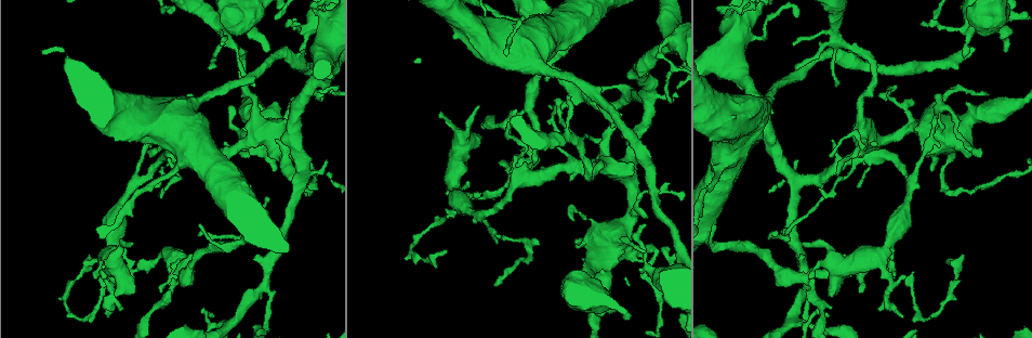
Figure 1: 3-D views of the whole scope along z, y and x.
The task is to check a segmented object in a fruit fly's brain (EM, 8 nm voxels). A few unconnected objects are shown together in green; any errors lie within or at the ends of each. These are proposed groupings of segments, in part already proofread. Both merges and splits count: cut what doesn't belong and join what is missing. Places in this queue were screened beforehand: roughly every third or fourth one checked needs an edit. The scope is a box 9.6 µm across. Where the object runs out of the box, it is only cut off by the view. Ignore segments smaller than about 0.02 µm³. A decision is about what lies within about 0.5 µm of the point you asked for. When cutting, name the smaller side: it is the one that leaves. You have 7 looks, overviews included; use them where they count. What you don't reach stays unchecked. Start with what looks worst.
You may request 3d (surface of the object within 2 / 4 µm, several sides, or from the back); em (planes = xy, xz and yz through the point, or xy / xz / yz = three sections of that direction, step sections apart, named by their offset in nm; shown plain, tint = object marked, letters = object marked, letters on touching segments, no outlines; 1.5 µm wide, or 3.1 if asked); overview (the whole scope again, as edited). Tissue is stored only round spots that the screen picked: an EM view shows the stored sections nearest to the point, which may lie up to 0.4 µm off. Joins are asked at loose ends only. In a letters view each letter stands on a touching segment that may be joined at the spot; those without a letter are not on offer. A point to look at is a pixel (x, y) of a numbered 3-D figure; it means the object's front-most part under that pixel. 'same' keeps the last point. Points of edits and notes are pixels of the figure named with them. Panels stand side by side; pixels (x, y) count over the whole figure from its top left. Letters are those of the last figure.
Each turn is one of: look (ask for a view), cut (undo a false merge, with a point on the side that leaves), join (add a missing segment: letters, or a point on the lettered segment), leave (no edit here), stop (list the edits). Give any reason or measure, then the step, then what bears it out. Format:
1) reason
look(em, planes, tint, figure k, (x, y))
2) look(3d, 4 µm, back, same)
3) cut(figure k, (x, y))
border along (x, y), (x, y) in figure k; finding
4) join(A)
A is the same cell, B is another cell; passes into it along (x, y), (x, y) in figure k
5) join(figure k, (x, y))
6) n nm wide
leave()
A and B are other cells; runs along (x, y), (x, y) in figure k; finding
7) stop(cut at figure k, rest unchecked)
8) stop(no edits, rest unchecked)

an open end
look(em, planes, letters, figure 1, (1006, 51))

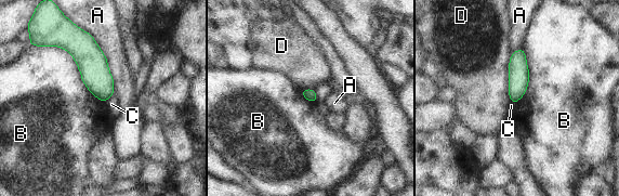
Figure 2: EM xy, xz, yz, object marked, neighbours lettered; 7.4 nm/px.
leave()
A, B, C and D are other cells; border along (49, 46), (70, 54), (104, 102) in figure 2; no lettered segment goes on from it

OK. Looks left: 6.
free end
look(em, planes, plain, figure 1, (831, 297))

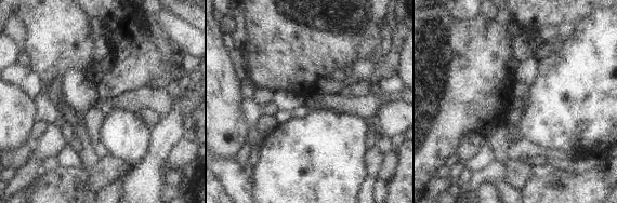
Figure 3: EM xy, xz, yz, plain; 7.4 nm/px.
look(em, planes, letters, same)

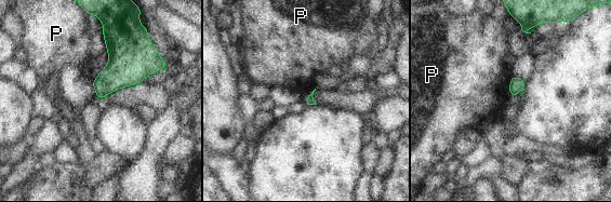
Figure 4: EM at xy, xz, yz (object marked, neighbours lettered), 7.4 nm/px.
leave()
P is another cell; border along (512, 76), (509, 92), (513, 97) in figure 4; none of them fits

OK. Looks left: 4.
stops while still wide
look(3d, 4 µm, figure 1, (252, 154))

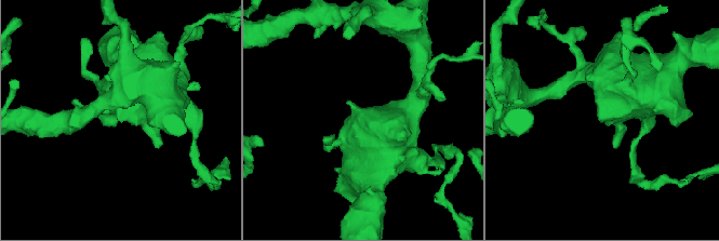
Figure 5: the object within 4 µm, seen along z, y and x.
look(em, planes, letters, figure 5, (118, 119))

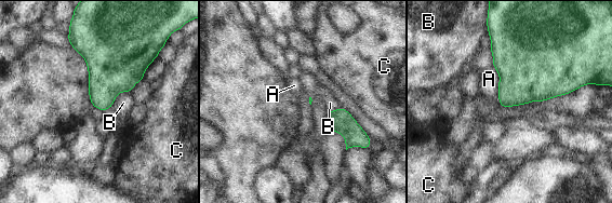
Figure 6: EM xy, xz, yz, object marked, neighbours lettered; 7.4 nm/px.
A touches over 300 nm
leave()
A, B and C are other cells; border along (493, 66), (499, 75), (501, 106) in figure 6; none of them fits

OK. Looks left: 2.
stop(no edits, rest unchecked)

